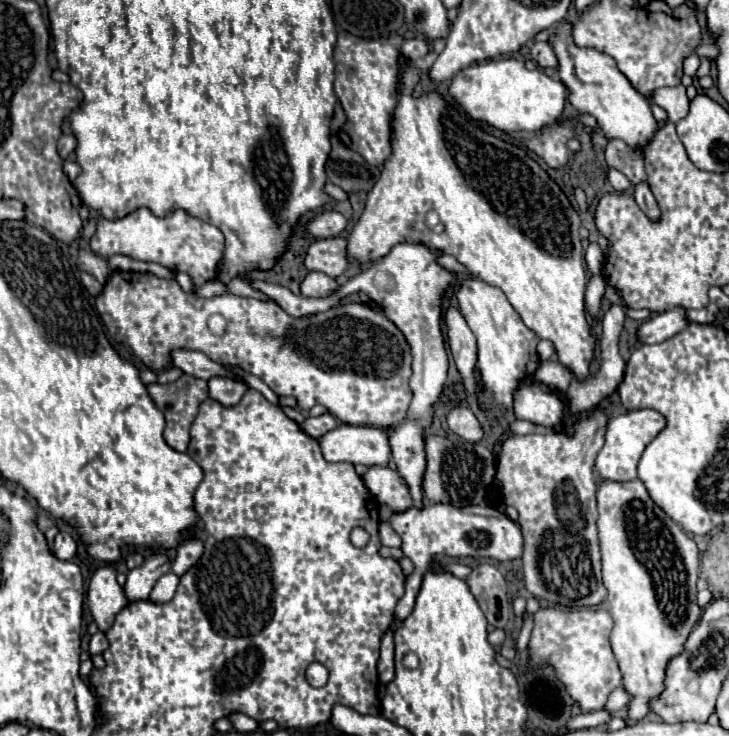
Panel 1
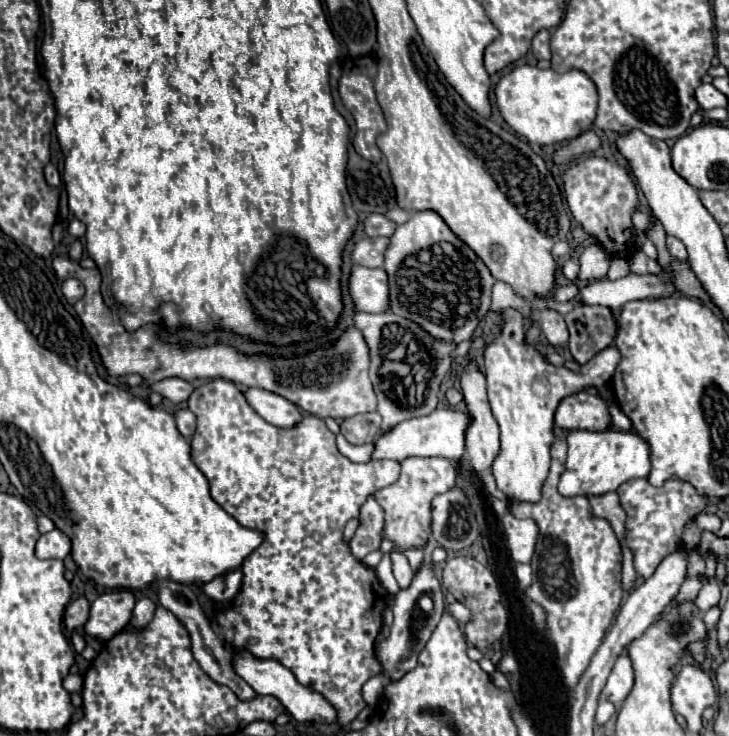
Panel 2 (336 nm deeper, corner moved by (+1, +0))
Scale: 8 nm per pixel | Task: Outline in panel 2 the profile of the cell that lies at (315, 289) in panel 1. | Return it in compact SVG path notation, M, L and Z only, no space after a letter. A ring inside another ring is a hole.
M353 266L349 276L349 292L353 304L361 312L389 312L387 308L387 274L383 268Z

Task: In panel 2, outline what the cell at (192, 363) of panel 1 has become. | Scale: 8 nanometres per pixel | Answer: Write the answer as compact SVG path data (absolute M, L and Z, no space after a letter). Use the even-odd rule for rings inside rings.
M247 388L243 392L245 400L249 402L249 406L269 424L273 426L281 426L281 428L291 428L301 420L301 412L299 408L295 408L295 404L291 404L287 398L263 390L263 388Z

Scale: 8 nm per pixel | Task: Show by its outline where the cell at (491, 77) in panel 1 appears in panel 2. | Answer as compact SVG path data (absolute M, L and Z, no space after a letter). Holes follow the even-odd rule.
M529 64L515 66L511 72L501 76L495 86L495 96L503 120L531 144L555 144L573 140L591 128L597 114L595 84L587 74L579 70L557 74L553 70L541 70Z

